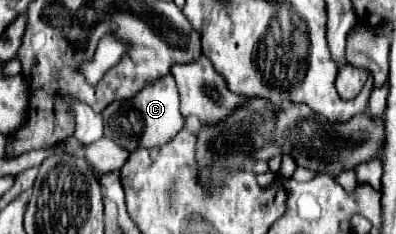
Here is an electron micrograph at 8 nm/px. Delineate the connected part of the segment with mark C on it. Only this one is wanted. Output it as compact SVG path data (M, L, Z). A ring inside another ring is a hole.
M163 76L143 86L133 98L111 102L103 110L103 124L111 126L115 134L123 136L123 148L127 148L129 152L137 148L157 148L173 140L175 134L185 126L185 120L179 112L179 94L175 80L171 76Z

